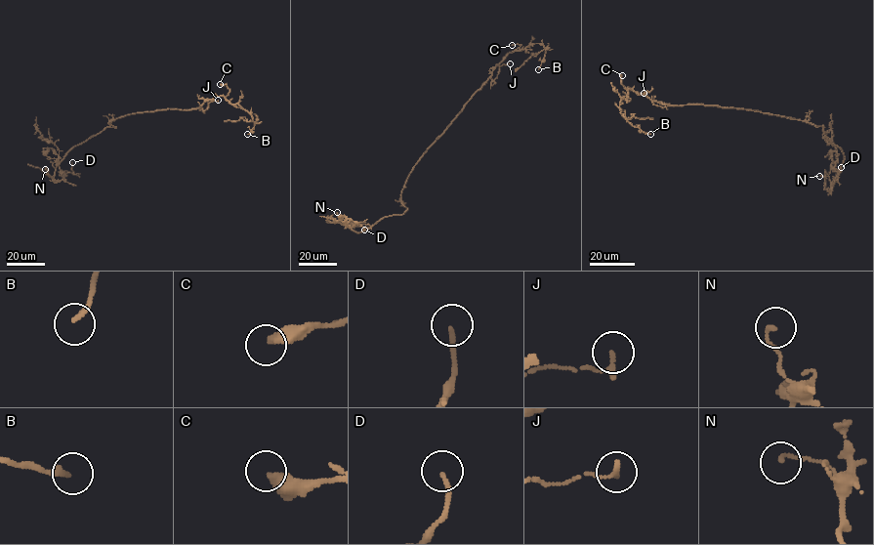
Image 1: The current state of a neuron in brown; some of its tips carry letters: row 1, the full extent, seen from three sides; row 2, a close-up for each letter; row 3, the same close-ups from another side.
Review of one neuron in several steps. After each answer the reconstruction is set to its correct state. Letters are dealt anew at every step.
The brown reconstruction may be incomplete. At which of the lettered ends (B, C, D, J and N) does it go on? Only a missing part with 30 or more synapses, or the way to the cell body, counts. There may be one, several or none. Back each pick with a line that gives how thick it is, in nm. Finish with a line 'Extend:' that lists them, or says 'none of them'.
Extend: none of them

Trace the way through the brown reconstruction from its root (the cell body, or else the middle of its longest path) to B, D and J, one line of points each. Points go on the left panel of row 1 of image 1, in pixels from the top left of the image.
B: (121, 117), (168, 108), (193, 109), (222, 96), (231, 104), (238, 104), (251, 116), (254, 126), (247, 134)
D: (121, 117), (109, 123), (115, 127), (73, 146), (56, 167), (55, 183), (63, 171), (73, 172), (72, 162)
J: (121, 117), (168, 108), (191, 110), (200, 107), (203, 111), (208, 103), (218, 100)

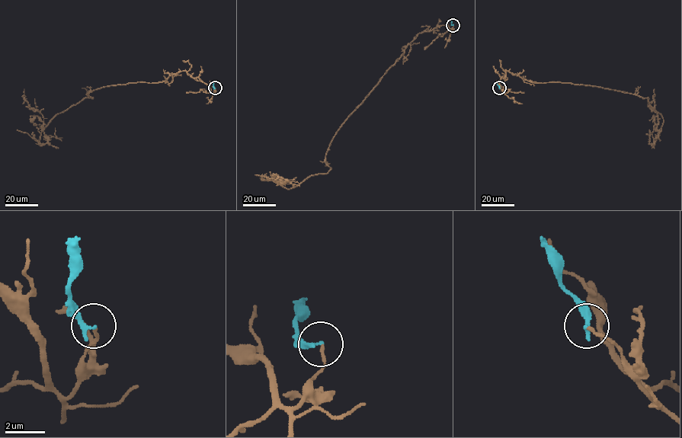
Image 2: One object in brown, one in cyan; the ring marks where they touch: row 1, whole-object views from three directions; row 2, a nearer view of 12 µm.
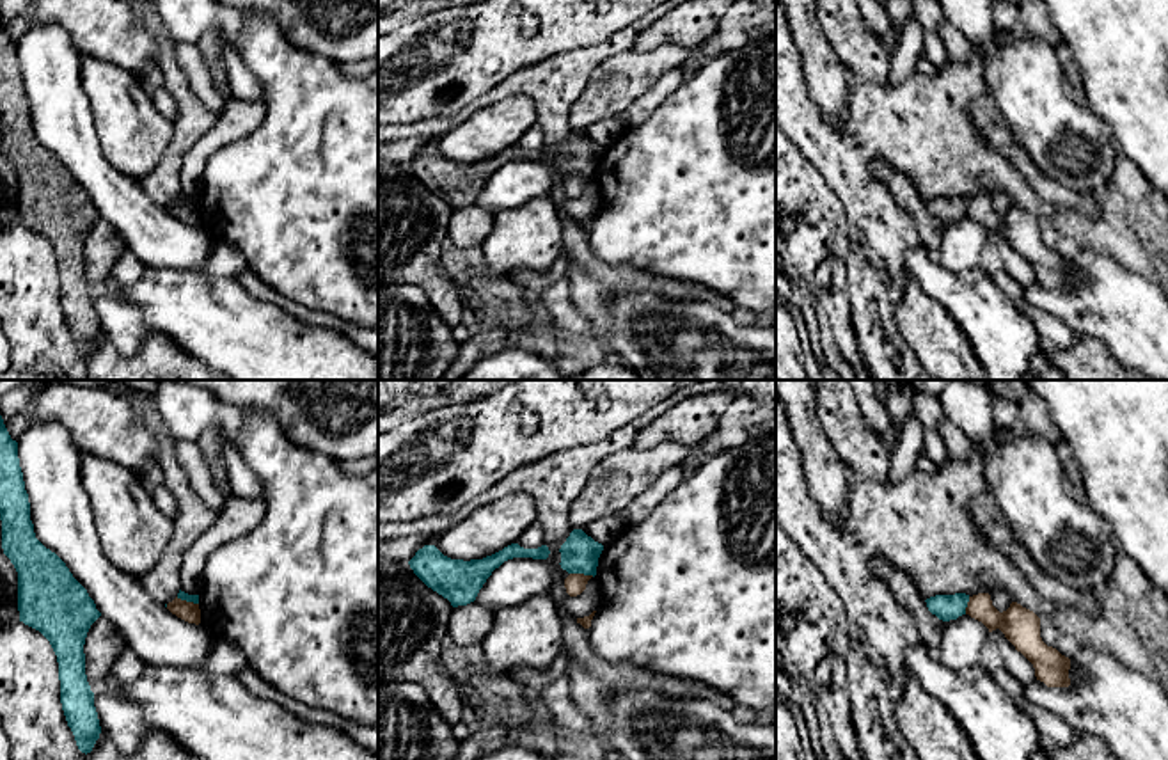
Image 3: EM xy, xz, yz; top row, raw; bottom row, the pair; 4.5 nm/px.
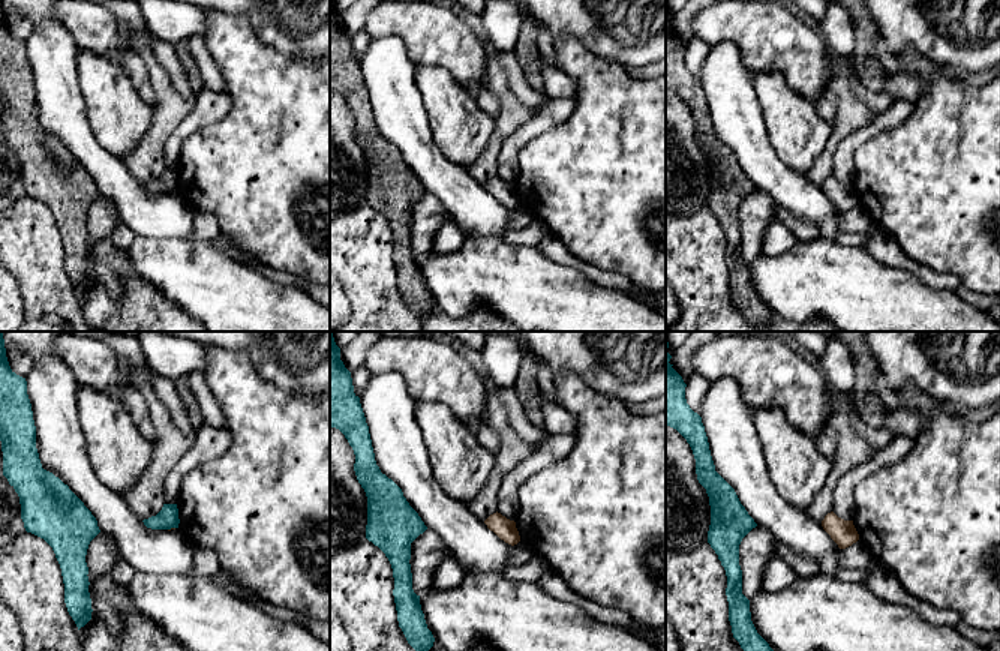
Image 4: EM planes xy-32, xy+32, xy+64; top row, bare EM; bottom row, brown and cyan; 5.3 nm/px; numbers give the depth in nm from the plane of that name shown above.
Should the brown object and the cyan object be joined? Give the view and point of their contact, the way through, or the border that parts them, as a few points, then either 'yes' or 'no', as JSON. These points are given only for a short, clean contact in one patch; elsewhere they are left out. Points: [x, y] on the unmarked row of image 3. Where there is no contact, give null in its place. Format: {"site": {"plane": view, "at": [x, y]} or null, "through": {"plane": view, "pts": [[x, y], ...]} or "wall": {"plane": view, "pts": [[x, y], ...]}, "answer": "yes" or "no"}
{"site": {"plane": "xz", "at": [583, 176]}, "wall": {"plane": "xz", "pts": [[570, 174], [593, 178]]}, "answer": "no"}

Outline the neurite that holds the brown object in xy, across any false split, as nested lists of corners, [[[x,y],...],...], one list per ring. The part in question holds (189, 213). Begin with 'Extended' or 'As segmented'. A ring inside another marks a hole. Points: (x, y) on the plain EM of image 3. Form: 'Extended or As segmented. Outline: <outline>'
As segmented. Outline: [[[176,199],[172,204],[167,206],[167,211],[188,226],[195,226],[195,227],[201,226],[199,206],[186,204]]]

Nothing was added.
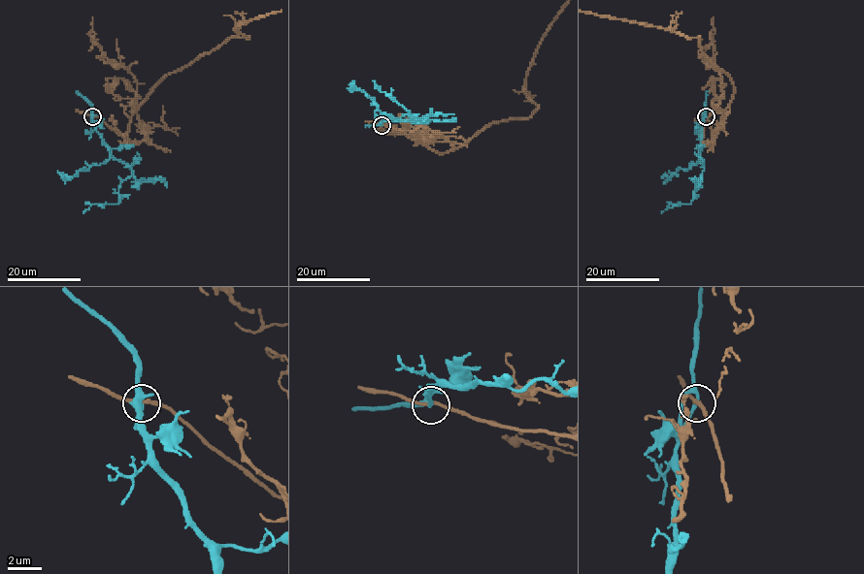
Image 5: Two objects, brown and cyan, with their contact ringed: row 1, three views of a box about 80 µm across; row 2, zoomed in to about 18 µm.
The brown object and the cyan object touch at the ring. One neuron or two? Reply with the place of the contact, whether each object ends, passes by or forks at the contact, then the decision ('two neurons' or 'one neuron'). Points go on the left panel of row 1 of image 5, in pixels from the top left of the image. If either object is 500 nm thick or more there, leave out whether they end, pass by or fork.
(92, 116) | brown passes by | cyan forks | two neurons

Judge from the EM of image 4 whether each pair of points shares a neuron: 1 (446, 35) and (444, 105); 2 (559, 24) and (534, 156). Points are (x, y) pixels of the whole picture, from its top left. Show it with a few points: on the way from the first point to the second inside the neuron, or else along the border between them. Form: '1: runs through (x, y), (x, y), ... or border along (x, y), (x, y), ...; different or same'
1: border along (417, 65), (438, 65), (444, 68), (473, 93); different
2: border along (553, 38), (574, 36), (589, 51); different

